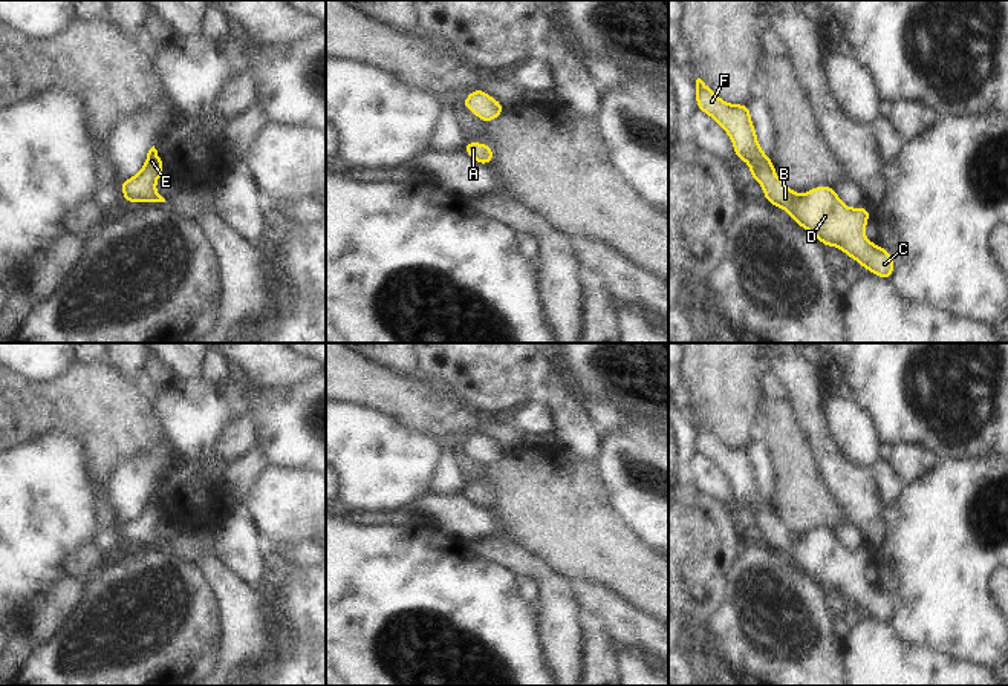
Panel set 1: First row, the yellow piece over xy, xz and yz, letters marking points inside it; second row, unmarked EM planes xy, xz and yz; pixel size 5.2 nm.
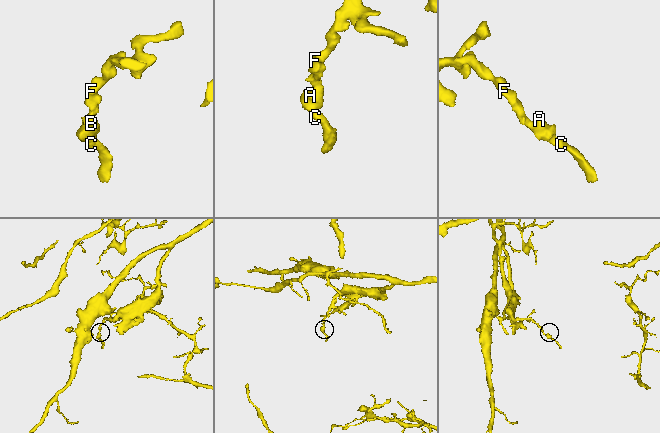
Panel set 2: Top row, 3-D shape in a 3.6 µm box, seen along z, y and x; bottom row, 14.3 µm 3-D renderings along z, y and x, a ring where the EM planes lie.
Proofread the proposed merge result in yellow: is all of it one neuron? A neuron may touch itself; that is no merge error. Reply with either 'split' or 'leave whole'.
leave whole

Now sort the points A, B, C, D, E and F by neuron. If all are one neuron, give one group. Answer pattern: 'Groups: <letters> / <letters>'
Groups: A B C D E F

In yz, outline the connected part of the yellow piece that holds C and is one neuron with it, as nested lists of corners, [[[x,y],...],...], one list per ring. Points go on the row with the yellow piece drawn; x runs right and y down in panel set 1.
[[[701,78],[696,80],[696,110],[711,116],[730,136],[736,161],[749,164],[749,178],[763,187],[766,202],[783,208],[823,247],[837,247],[863,270],[890,280],[895,271],[892,254],[864,234],[870,219],[867,205],[850,208],[841,202],[837,190],[828,185],[817,185],[808,193],[797,194],[776,175],[776,164],[762,150],[748,104],[720,100]]]

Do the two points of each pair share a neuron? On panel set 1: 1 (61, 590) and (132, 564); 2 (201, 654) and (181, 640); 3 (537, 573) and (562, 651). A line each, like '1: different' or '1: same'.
1: different
2: different
3: same

